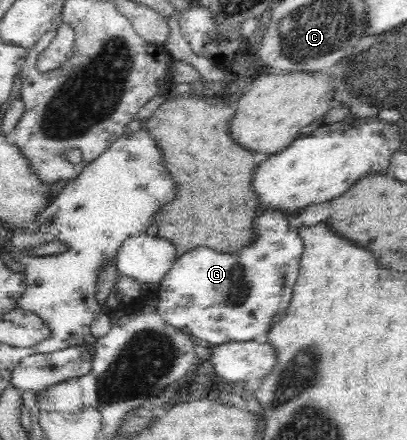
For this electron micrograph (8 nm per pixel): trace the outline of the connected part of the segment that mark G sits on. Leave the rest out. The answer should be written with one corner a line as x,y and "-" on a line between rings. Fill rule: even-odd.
267,210
261,213
250,227
252,240
232,252
199,246
177,256
160,279
157,314
161,320
175,330
217,346
228,342
254,341
257,335
267,334
271,330
273,317
286,311
292,299
304,249
299,229
289,227
288,217
281,211

